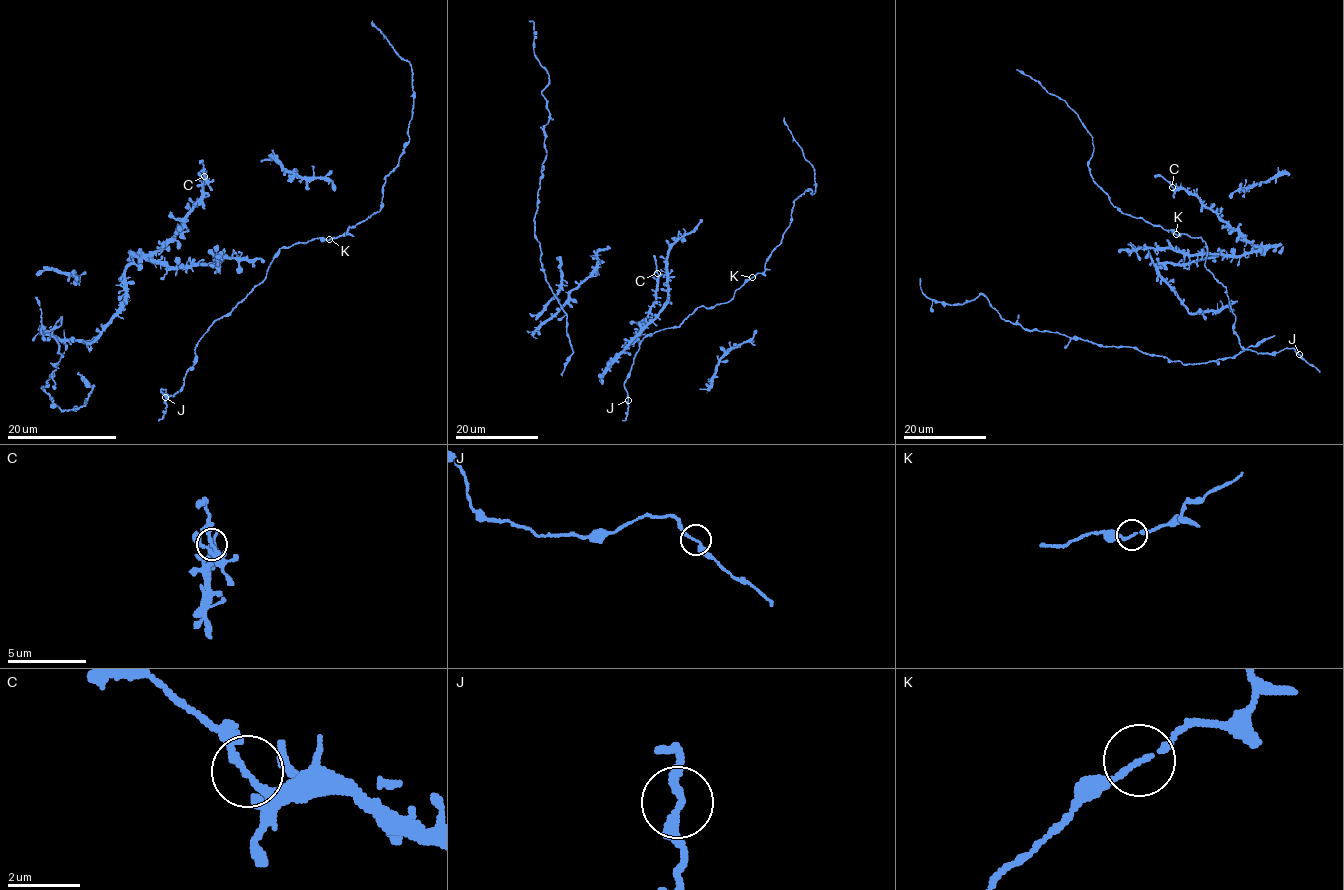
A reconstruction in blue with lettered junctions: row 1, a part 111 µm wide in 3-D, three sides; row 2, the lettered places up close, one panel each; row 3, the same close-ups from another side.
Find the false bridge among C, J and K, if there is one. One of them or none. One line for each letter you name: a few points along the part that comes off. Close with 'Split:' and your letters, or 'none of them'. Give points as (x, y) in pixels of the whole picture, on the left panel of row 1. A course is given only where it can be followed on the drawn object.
C: (205, 175), (199, 160)
Split: C

